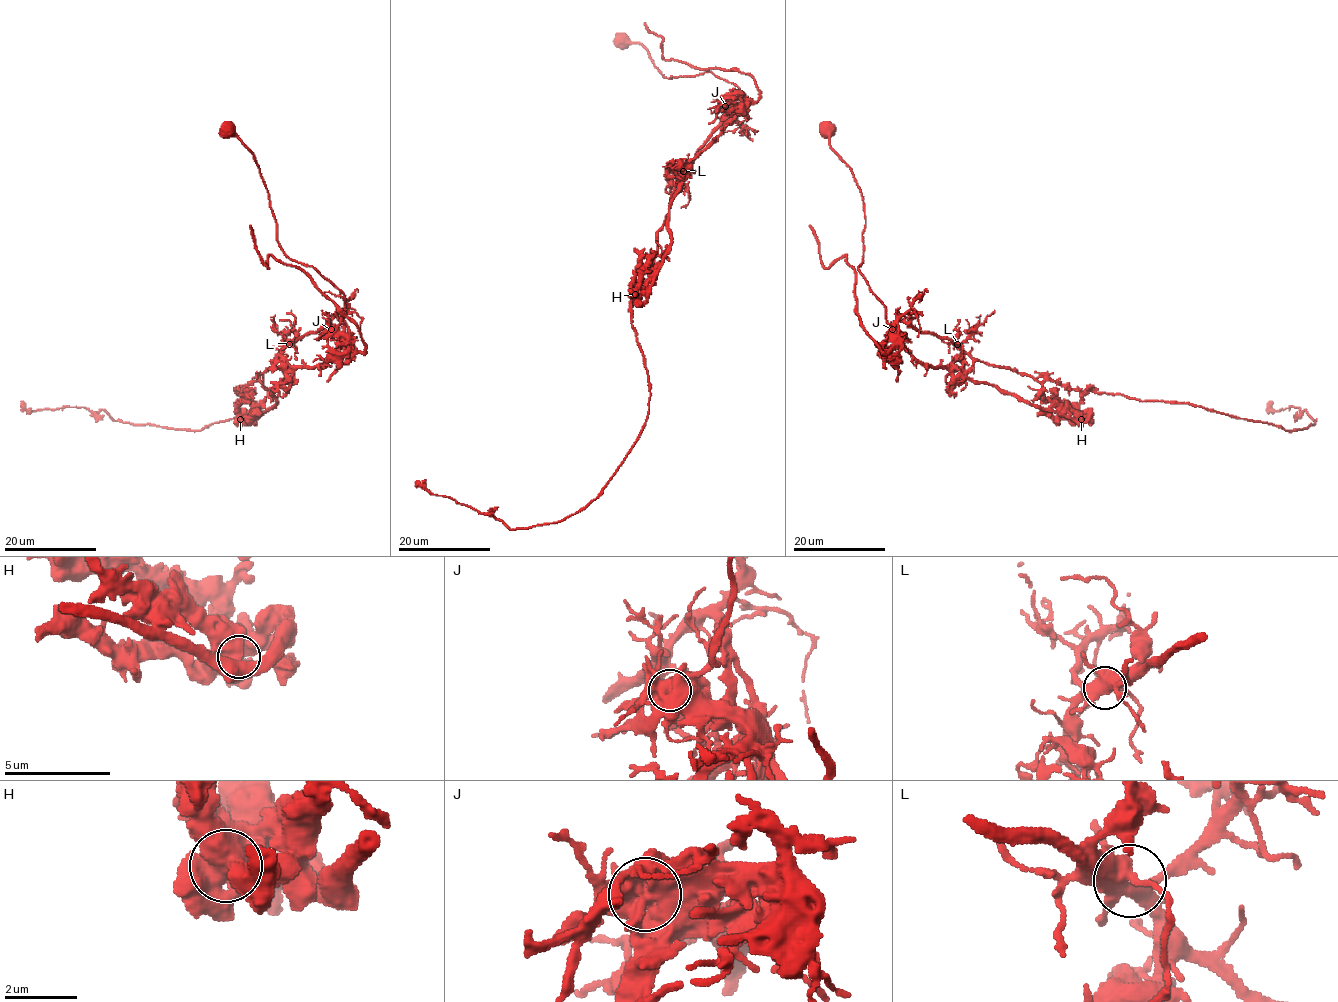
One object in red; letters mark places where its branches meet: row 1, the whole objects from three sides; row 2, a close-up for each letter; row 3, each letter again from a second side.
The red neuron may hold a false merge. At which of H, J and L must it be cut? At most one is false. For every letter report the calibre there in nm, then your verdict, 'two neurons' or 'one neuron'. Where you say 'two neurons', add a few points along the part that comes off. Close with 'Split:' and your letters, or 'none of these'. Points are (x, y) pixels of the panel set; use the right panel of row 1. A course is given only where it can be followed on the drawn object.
H: 650 nm thick; one neuron
J: 700 nm thick; two neurons; foreign part runs (892, 330), (907, 314), (975, 358), (1076, 391), (1285, 430), (1314, 424), (1269, 401)
L: 480 nm thick; one neuron
Split: J

